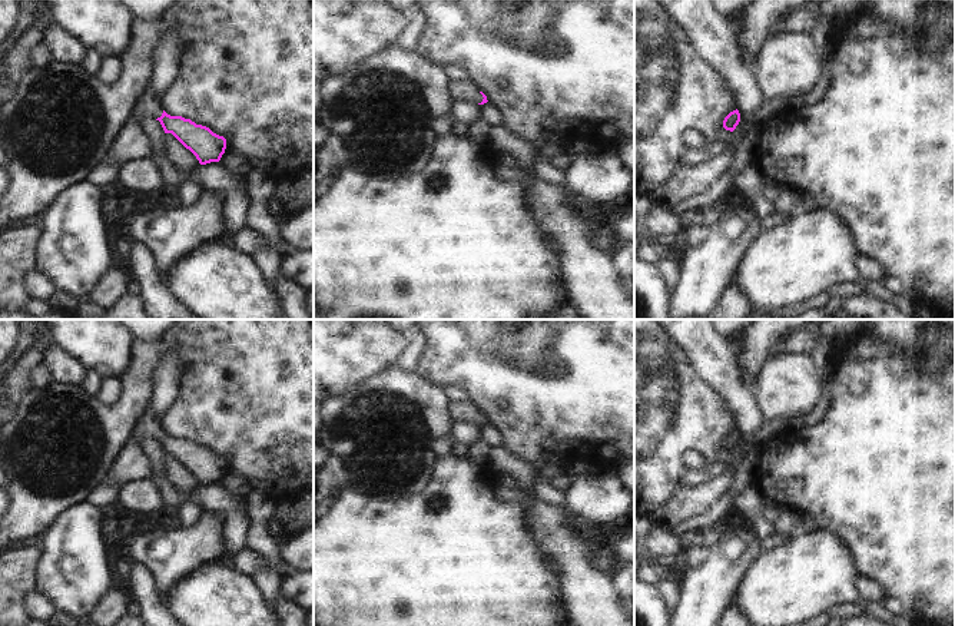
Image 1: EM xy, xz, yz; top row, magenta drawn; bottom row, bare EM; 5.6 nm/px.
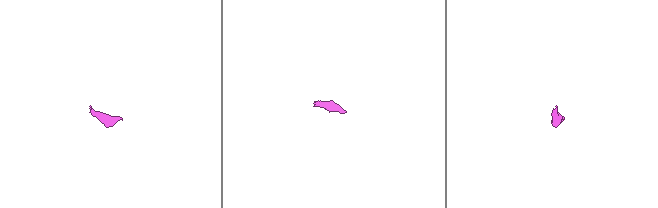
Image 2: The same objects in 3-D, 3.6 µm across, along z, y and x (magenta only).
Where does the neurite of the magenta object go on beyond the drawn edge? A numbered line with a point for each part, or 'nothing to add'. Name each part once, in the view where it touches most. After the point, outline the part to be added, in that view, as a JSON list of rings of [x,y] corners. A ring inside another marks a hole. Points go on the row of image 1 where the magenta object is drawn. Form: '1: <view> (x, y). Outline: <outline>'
1: xz (460, 90). Outline: [[[471,80],[450,82],[448,89],[454,100],[472,100],[481,103],[484,99]]]

